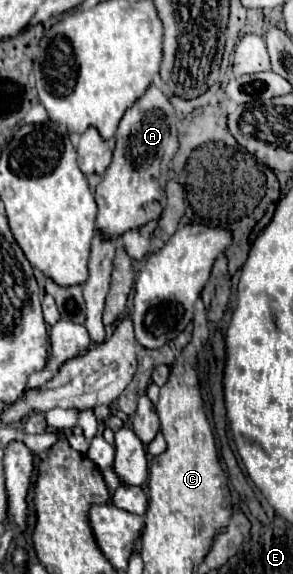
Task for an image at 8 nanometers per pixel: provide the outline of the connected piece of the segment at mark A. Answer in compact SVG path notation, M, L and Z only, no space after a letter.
M156 86L150 88L124 112L116 130L116 150L100 186L96 188L98 220L96 228L108 236L120 236L130 228L140 228L152 218L160 218L166 204L164 186L168 182L168 162L178 150L178 116L168 96Z

